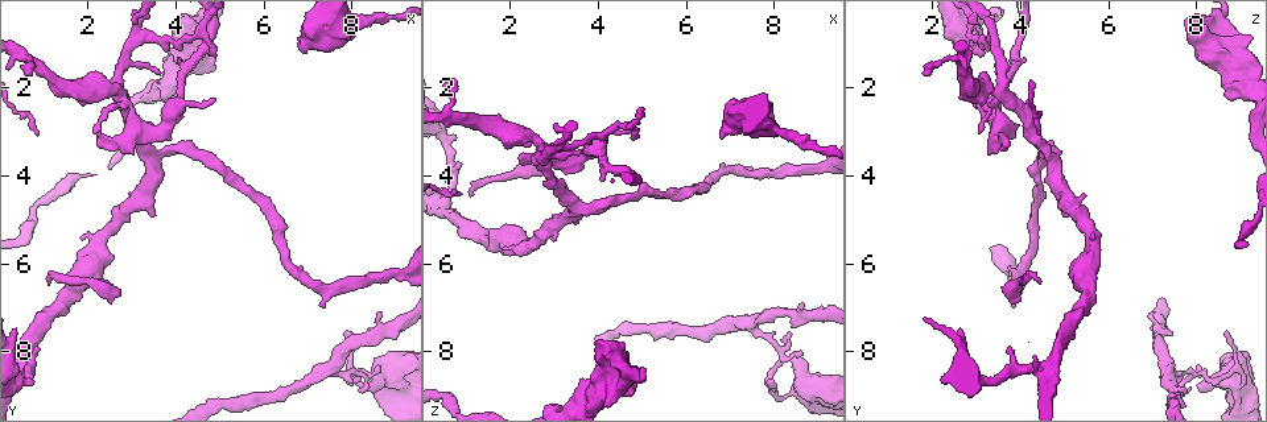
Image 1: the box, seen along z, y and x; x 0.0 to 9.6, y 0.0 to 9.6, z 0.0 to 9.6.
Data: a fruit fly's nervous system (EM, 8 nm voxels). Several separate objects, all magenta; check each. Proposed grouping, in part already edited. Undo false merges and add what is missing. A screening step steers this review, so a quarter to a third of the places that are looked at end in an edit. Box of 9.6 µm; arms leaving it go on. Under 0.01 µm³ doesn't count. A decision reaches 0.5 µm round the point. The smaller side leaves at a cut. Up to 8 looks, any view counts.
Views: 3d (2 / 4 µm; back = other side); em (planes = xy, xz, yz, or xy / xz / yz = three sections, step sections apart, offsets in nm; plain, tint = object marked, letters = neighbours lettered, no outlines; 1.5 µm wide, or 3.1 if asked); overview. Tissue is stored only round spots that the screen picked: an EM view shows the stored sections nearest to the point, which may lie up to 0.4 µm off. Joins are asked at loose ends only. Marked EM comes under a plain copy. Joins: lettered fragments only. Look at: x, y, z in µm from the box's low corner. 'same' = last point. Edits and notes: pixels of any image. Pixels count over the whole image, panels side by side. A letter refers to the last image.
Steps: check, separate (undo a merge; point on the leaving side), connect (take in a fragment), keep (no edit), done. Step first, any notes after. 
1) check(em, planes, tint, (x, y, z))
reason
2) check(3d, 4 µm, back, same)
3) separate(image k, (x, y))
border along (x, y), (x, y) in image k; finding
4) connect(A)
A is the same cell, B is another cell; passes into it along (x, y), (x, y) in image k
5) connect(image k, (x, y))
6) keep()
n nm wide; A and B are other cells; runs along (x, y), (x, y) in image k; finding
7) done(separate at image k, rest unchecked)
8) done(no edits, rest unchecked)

check(3d, 2 µm, (3.50, 3.65, 4.75))
three arms meet

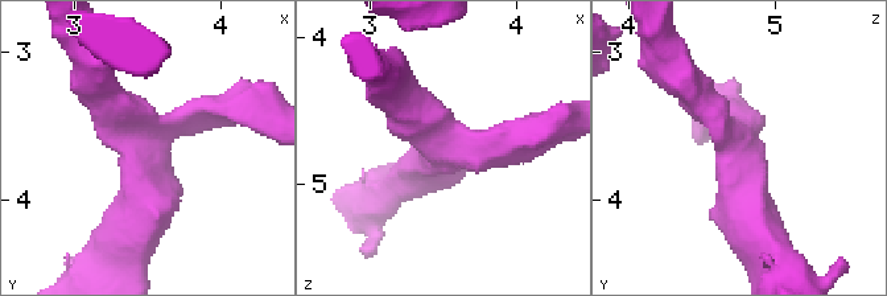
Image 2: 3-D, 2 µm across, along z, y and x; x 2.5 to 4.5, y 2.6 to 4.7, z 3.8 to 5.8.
check(em, planes, letters, (3.48, 3.68, 4.76))
now the EM

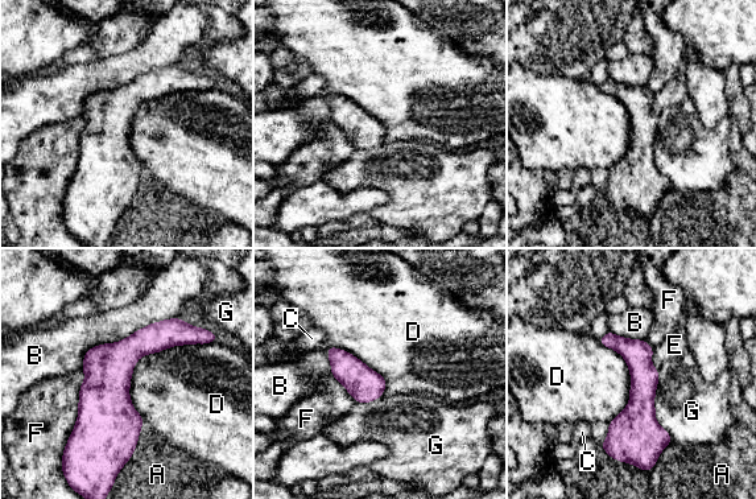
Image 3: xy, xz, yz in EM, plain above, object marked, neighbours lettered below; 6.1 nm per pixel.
keep()
A, B, C, D, E, F and G are other cells; continuous, no second cell

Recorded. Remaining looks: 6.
check(3d, 4 µm, (4.80, 1.25, 3.10))
thin end

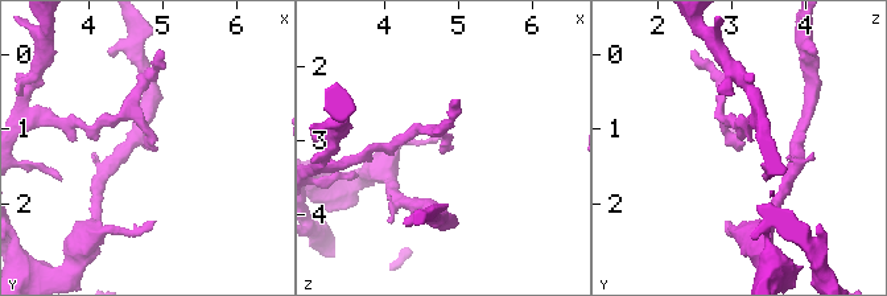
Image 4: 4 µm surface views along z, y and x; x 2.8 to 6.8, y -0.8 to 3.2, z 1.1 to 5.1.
check(em, planes, letters, (4.90, 1.25, 3.15))
need the tissue

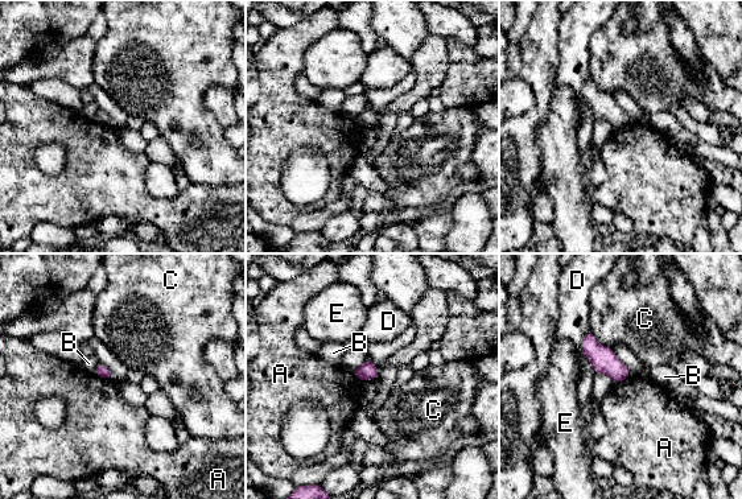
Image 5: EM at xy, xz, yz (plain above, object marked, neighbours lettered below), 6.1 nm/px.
keep()
A, B, C, D and E are other cells; border along (94, 372), (111, 380) in image 5; no lettered fragment goes on from it

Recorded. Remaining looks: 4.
check(3d, 4 µm, (6.75, 1.00, 3.10))
stops while still wide

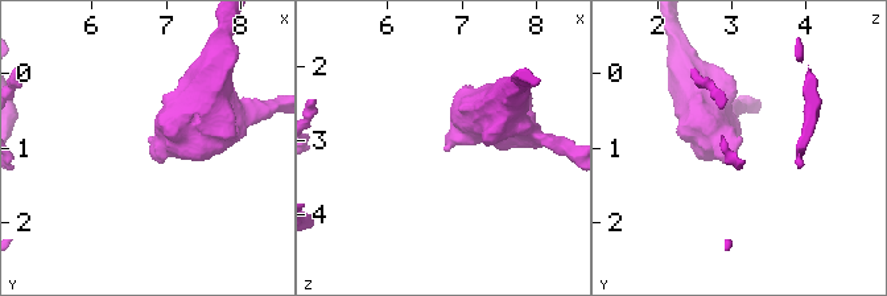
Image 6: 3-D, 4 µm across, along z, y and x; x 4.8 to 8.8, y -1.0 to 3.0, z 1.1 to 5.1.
check(em, xz, step 4, letters, (6.80, 0.95, 3.15))

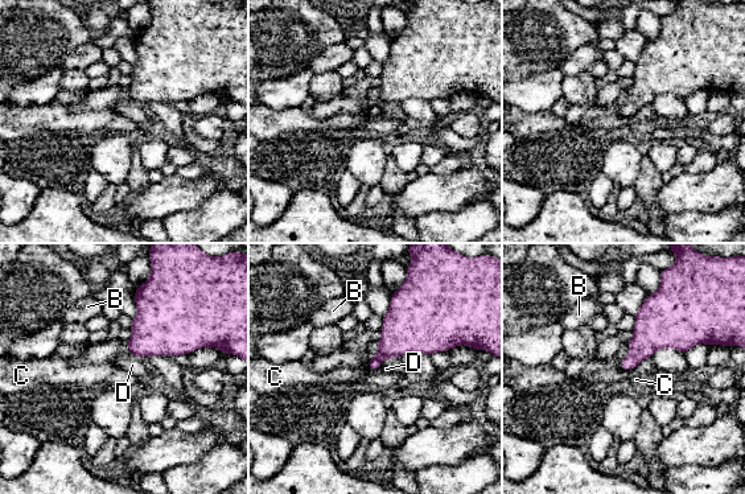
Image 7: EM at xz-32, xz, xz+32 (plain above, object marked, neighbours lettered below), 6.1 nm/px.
keep()
B, C and D are other cells; border along (365, 363), (378, 370) in image 7; none of them fits

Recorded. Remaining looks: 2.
done(no edits, rest unchecked)

